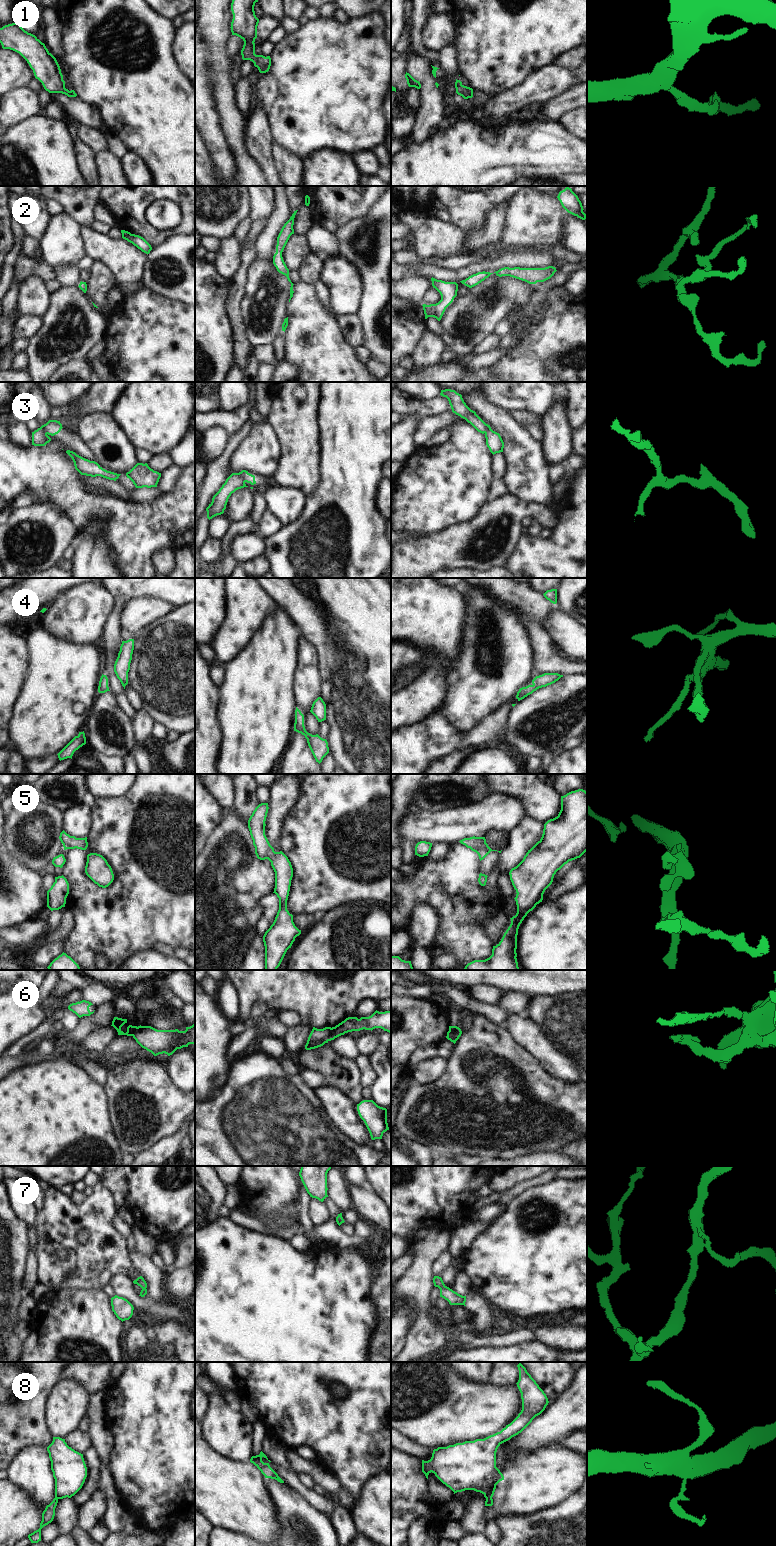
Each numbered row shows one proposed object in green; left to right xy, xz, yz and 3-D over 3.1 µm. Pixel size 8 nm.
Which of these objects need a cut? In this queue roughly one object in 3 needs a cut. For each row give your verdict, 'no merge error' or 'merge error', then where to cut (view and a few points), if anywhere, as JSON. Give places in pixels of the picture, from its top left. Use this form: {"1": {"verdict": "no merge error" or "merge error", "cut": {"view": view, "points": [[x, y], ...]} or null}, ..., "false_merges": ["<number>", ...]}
{"1": {"verdict": "no merge error", "cut": null}, "2": {"verdict": "no merge error", "cut": null}, "3": {"verdict": "merge error", "cut": {"view": "xz", "points": [[237, 473], [244, 482]]}}, "4": {"verdict": "no merge error", "cut": null}, "5": {"verdict": "no merge error", "cut": null}, "6": {"verdict": "merge error", "cut": {"view": "xz", "points": [[331, 1028], [329, 1040]]}}, "7": {"verdict": "no merge error", "cut": null}, "8": {"verdict": "merge error", "cut": {"view": "xy", "points": [[55, 1496], [57, 1499]]}}, "false_merges": ["3", "6", "8"]}

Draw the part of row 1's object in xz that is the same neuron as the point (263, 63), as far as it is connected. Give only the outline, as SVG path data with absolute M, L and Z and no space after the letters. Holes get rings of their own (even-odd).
M232 0L231 22L232 35L240 37L244 41L241 55L243 60L250 60L258 68L260 73L266 73L271 66L270 56L255 54L255 39L257 38L257 26L259 19L255 15L254 6L258 0Z

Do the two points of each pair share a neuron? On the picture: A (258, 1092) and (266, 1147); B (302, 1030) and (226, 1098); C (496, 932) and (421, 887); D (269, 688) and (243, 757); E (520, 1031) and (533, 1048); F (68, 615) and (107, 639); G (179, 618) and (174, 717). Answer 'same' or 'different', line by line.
A: same
B: different
C: different
D: same
E: same
F: different
G: same

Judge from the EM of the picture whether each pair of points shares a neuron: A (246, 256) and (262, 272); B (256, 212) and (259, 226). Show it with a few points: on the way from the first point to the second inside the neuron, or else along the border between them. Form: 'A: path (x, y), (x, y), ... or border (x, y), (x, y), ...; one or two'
A: border (256, 257), (248, 270), (247, 286); two
B: border (268, 219), (257, 219), (252, 222); two

